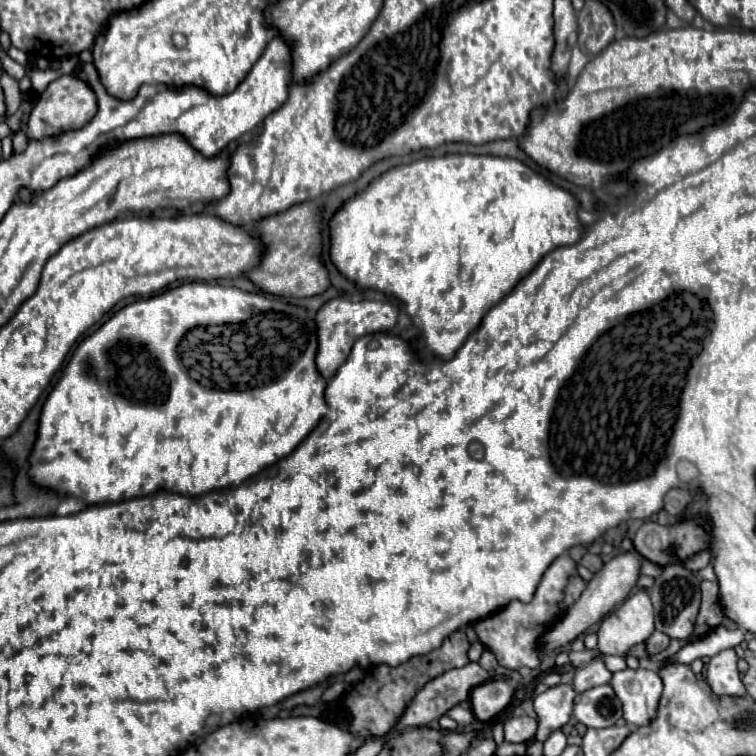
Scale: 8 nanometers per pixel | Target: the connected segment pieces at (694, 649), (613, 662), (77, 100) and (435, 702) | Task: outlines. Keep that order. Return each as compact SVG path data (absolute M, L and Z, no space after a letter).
M719 625L717 631L711 631L709 635L699 637L699 639L687 643L679 653L675 653L675 657L671 659L671 663L691 665L695 659L701 659L701 657L705 657L705 655L711 657L711 655L719 653L721 649L739 645L741 641L744 641L744 637L745 633L743 633L741 629L729 631L729 629L725 629L723 625Z
M597 653L595 655L595 659L601 659L601 661L605 661L605 665L607 665L607 669L609 669L612 673L623 670L627 667L625 659L623 657L609 657L609 655L601 655L601 653Z
M61 75L41 93L41 99L35 103L29 123L27 123L27 135L29 135L29 139L43 139L43 137L67 131L67 129L79 129L95 113L97 113L95 91L83 79L79 79L75 75Z
M469 663L465 667L459 667L459 669L451 669L435 679L431 679L423 689L417 691L417 695L409 701L409 705L405 707L403 715L399 717L397 725L393 727L395 731L403 731L403 729L409 729L409 727L423 727L423 725L429 725L431 721L439 719L441 715L445 715L449 709L453 709L455 705L459 705L461 701L467 701L471 691L489 681L489 673L479 665L479 663Z

